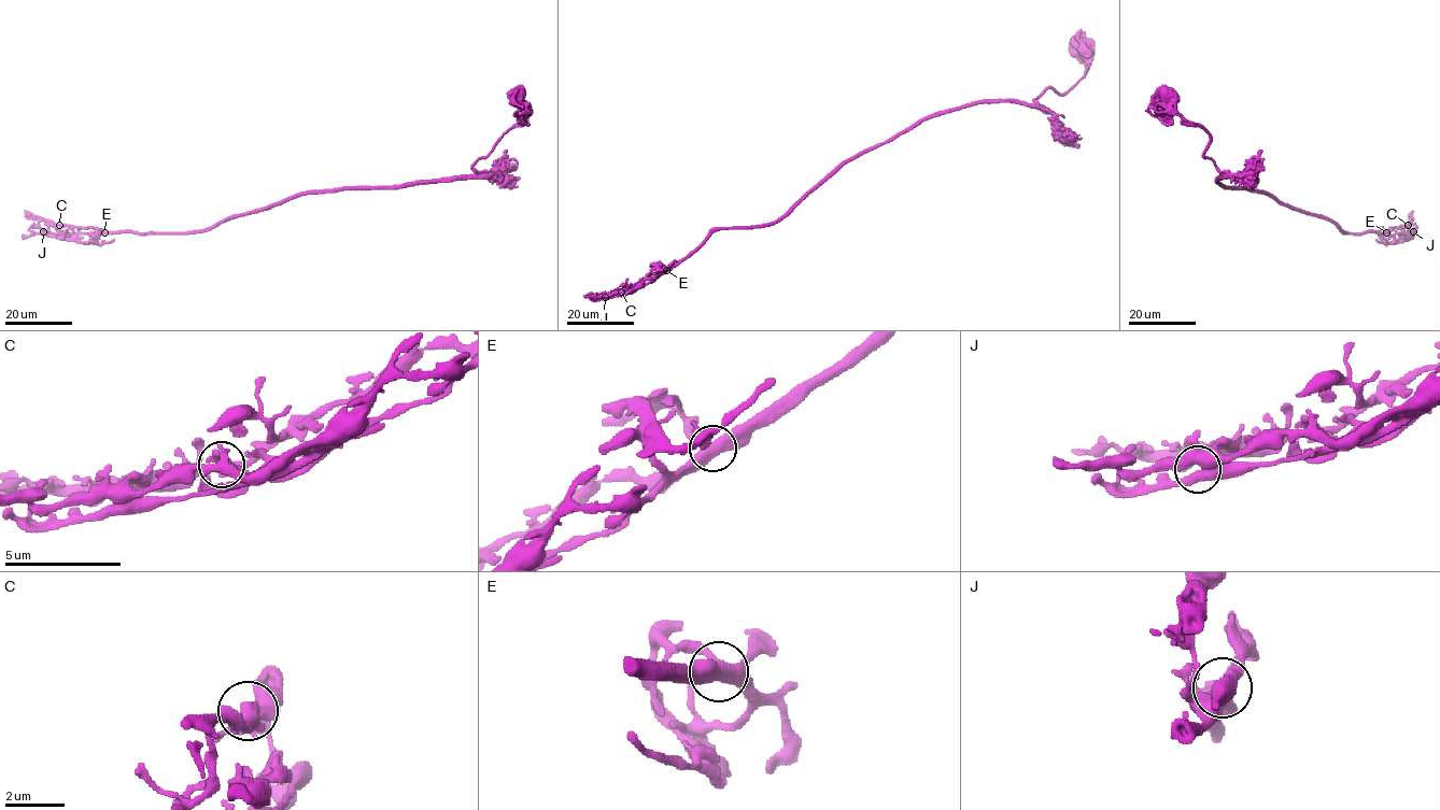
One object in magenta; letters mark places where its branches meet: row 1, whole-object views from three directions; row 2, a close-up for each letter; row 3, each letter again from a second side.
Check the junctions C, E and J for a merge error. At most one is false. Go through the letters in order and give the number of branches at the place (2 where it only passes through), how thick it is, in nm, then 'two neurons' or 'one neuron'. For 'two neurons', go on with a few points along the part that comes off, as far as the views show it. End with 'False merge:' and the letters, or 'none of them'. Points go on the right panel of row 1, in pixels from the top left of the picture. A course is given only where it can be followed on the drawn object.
C: 3 branches meet; 340 nm thick; one neuron
E: 3 branches meet; 460 nm thick; one neuron
J: 3 branches meet; 440 nm thick; one neuron
False merge: none of them

